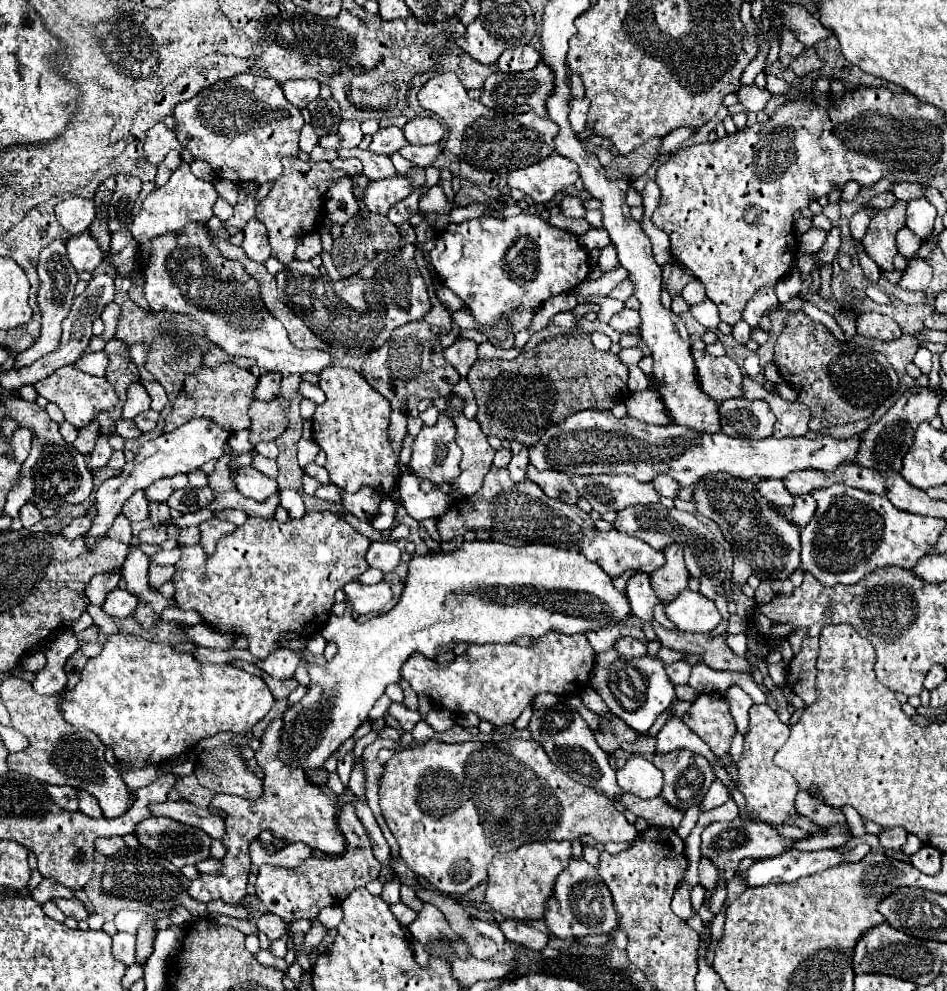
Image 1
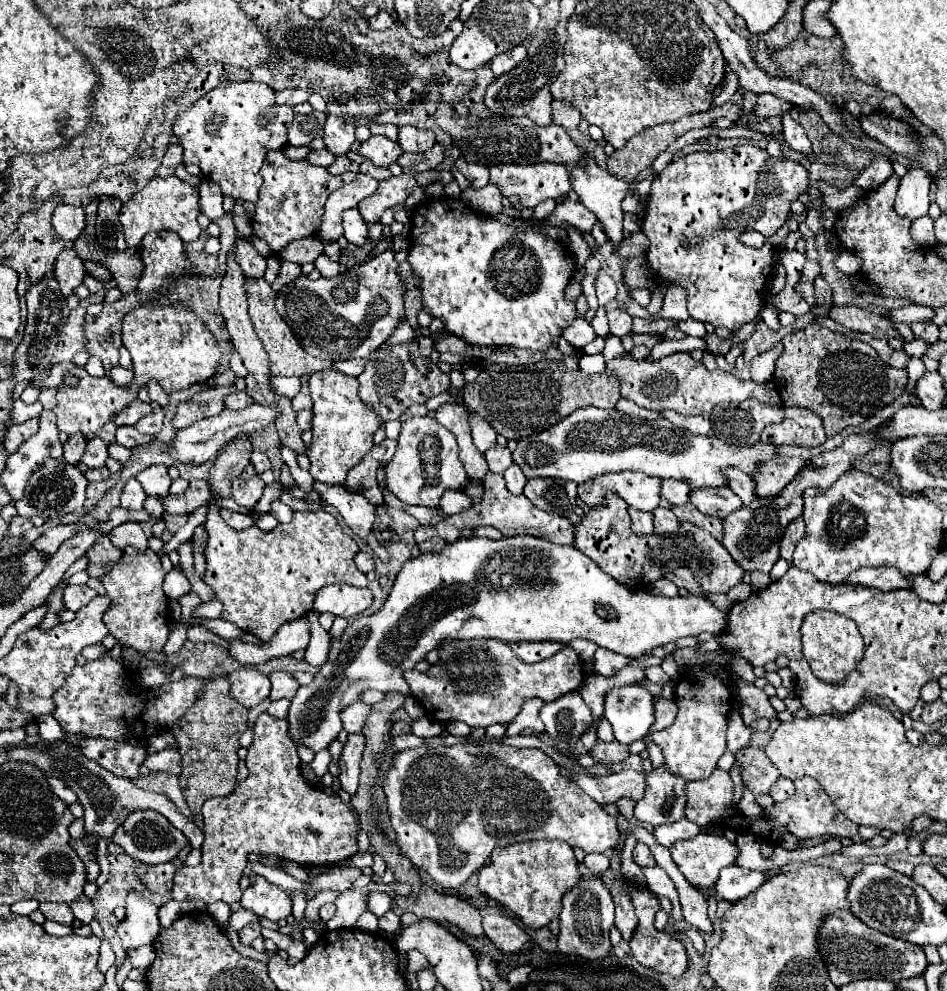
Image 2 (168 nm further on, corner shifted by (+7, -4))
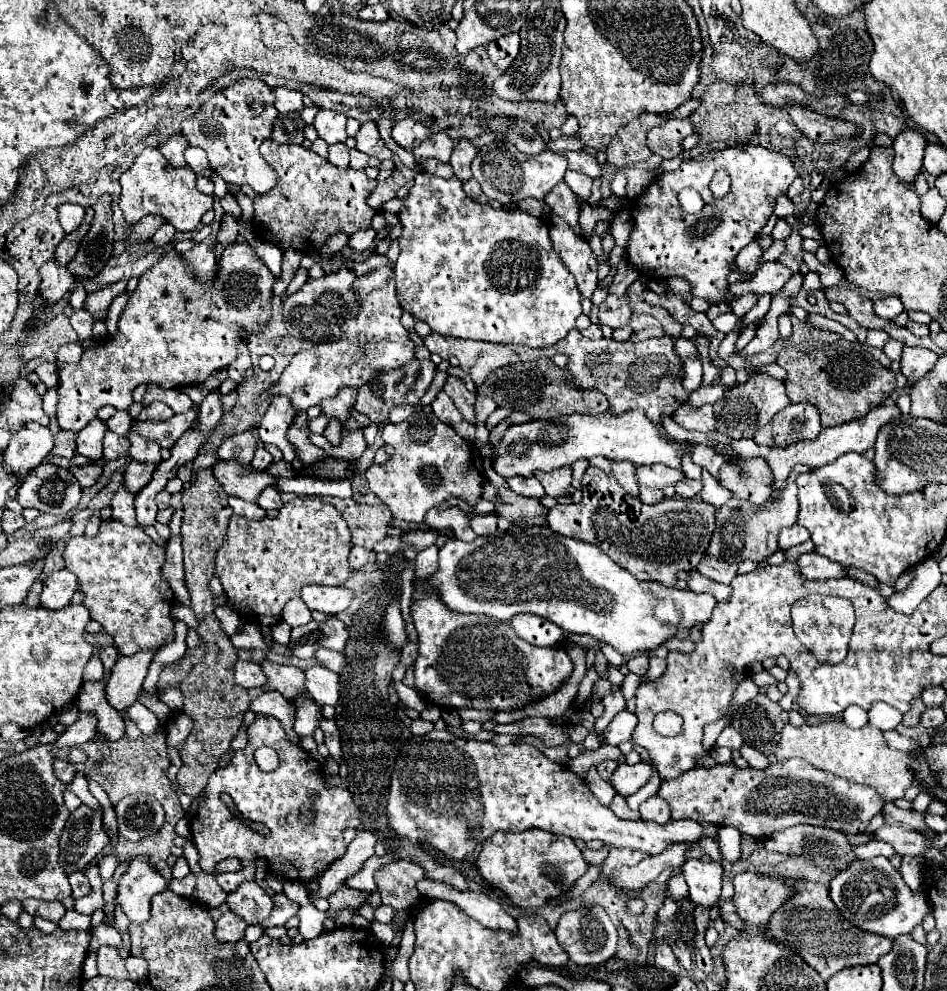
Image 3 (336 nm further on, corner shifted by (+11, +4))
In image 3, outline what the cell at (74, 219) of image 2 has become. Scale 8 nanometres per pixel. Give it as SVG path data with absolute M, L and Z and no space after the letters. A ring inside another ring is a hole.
M64 203L58 207L58 219L60 219L60 225L66 233L72 233L74 229L80 227L82 219L84 219L84 209L76 203Z

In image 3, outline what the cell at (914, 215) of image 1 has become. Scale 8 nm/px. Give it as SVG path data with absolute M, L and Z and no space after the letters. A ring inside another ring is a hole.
M904 127L896 137L894 137L894 169L898 177L906 183L912 183L916 175L922 171L922 155L926 147L926 139L922 137L920 131L912 127Z

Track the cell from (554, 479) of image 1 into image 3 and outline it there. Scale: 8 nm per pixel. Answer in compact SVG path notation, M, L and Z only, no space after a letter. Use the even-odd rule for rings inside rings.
M560 467L554 471L540 471L534 477L544 485L548 497L562 497L562 493L570 487L572 467Z

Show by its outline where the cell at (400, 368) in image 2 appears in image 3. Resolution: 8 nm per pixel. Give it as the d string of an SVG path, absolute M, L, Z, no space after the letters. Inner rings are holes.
M412 359L412 365L406 365L404 369L396 369L396 373L380 373L372 385L364 385L364 389L358 389L358 397L354 403L354 411L366 415L372 423L384 425L388 423L388 413L396 405L416 405L420 397L426 393L426 389L432 383L436 365L432 361L418 361Z

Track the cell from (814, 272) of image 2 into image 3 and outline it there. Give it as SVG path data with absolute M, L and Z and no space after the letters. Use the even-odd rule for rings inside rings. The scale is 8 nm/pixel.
M772 261L772 263L762 263L758 267L758 271L754 273L754 277L750 281L736 281L732 285L728 285L726 297L736 297L742 293L778 293L786 281L792 277L792 271L786 269L784 265Z

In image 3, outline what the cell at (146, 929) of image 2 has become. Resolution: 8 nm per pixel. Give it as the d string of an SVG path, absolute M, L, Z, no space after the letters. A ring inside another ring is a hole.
M138 857L130 863L130 869L122 875L116 901L132 923L146 921L150 913L150 899L170 885L158 869L154 869L148 857Z

